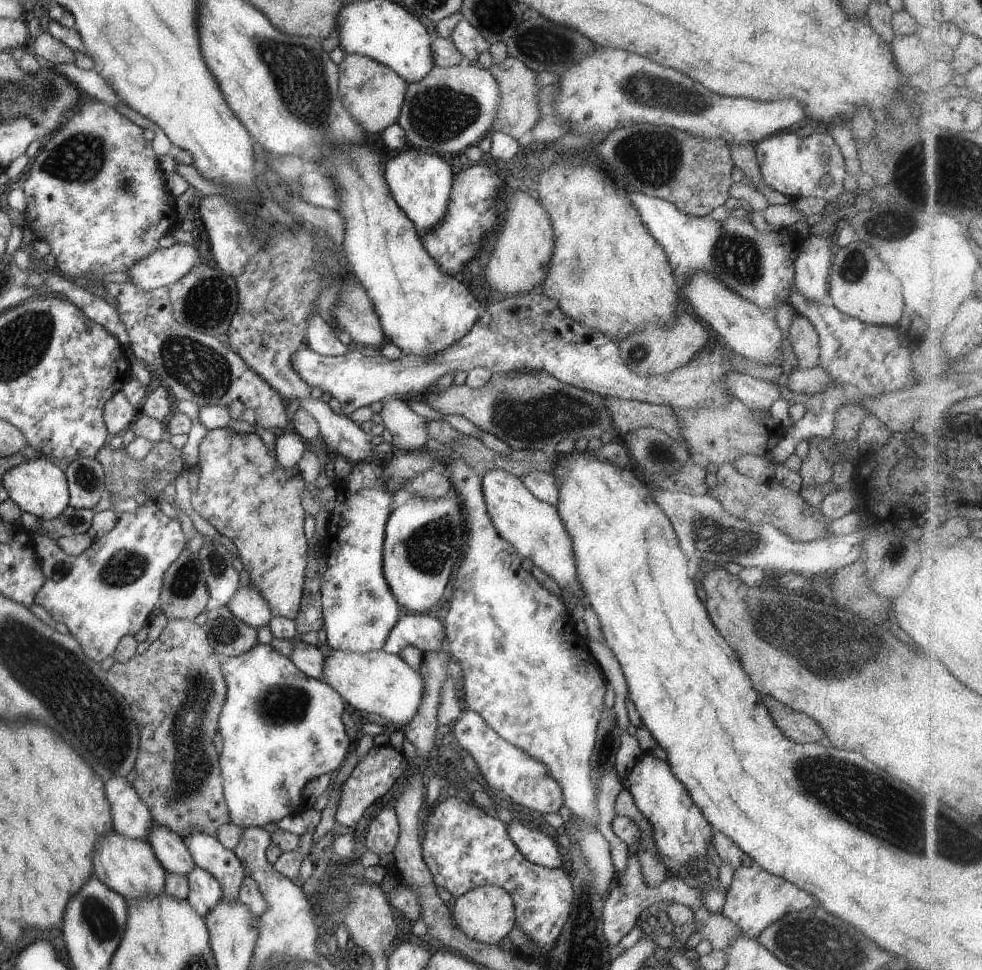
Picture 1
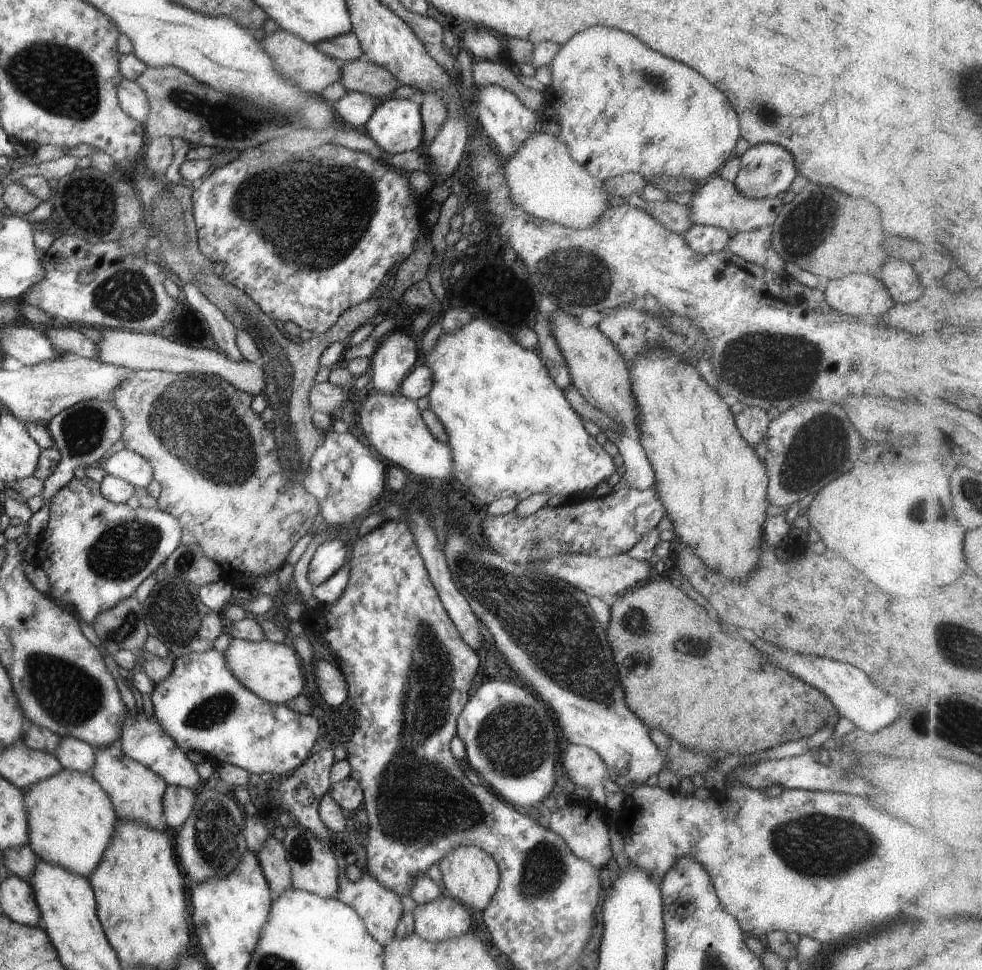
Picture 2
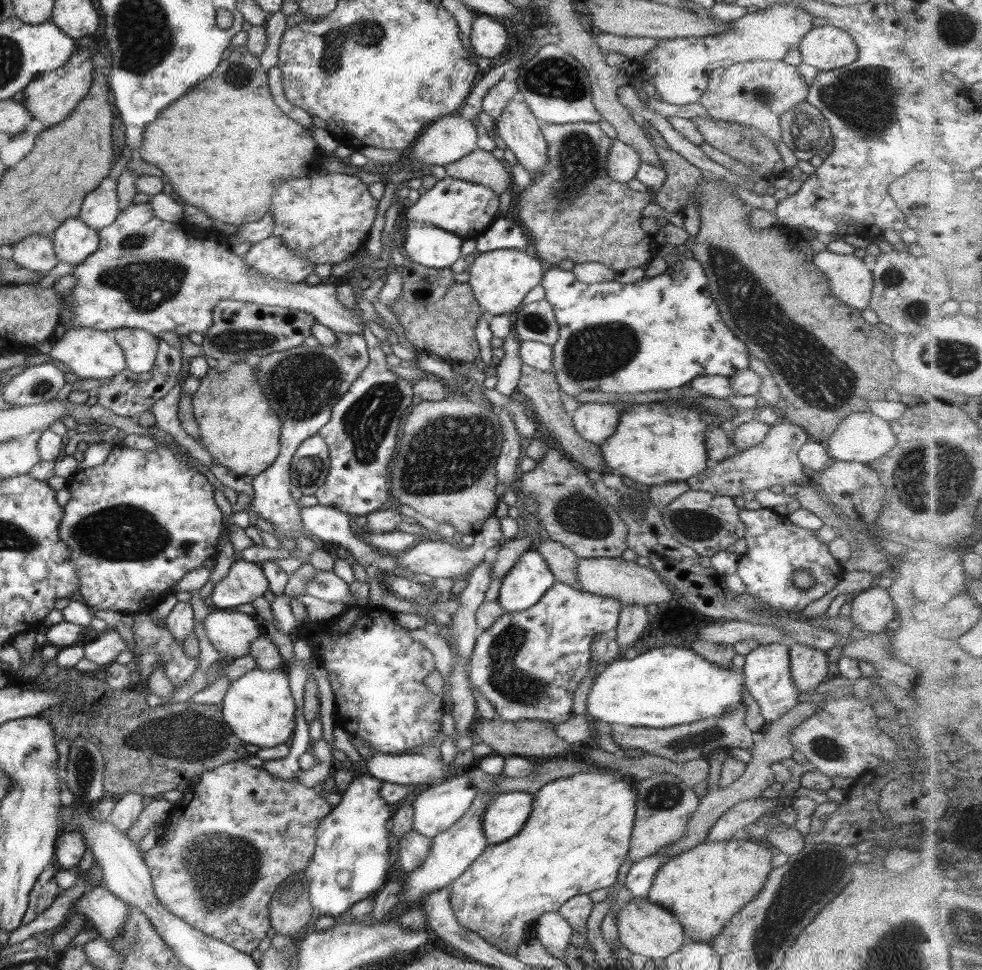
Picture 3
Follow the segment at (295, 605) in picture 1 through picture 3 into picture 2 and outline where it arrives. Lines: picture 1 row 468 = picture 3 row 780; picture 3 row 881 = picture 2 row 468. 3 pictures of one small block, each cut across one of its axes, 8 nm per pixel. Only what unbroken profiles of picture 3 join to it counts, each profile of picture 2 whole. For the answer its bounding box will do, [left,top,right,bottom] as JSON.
[106,370,319,587]

